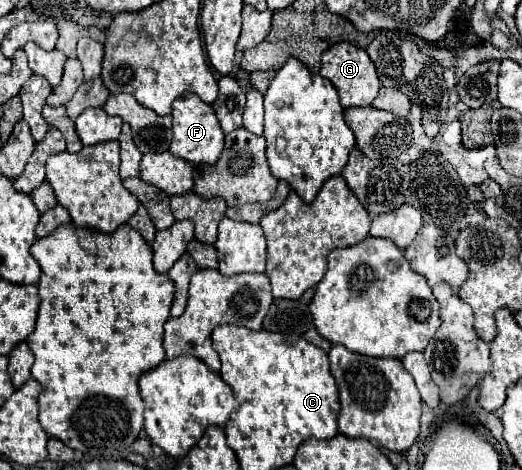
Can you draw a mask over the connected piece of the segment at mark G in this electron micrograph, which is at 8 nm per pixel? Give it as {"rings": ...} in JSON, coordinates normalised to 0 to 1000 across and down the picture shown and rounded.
{"rings":[[[648,89],[617,115],[613,157],[644,183],[644,191],[651,200],[651,221],[659,230],[709,226],[713,213],[724,204],[724,191],[728,191],[728,170],[724,170],[716,132],[705,123],[705,115],[693,102],[682,102],[667,89]]]}

